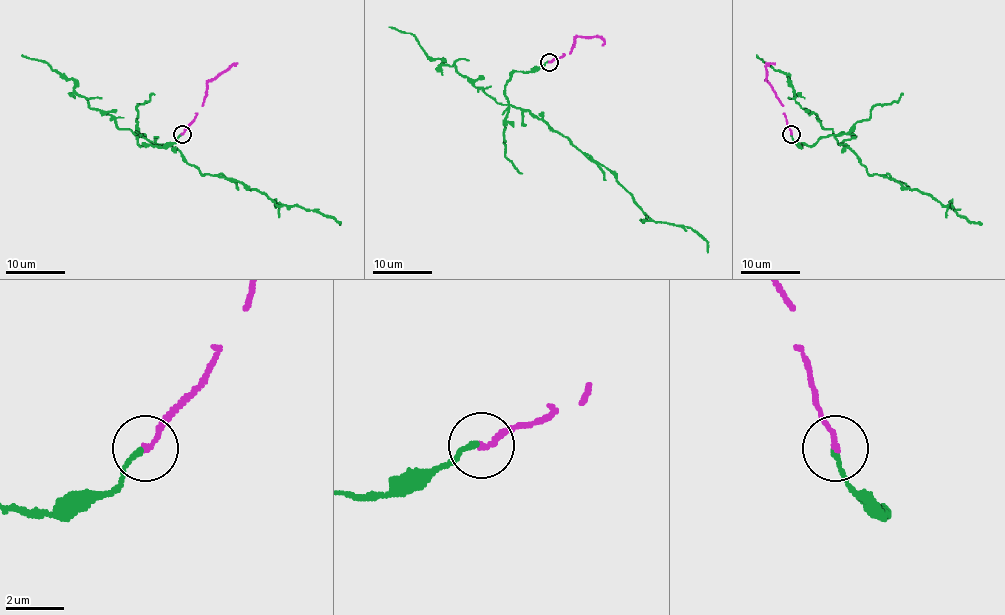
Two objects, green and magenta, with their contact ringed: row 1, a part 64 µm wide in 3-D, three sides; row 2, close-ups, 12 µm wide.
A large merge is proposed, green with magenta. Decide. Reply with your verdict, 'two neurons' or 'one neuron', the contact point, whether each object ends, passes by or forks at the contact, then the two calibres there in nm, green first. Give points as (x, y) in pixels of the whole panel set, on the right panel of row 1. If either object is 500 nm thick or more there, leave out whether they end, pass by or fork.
two neurons | (791, 134) | green ends | magenta ends | 180/170 nm

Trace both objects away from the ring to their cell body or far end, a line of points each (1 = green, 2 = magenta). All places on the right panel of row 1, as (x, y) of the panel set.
1: (791, 133), (801, 147), (831, 135), (870, 175), (931, 194), (981, 225)
2: (791, 133), (783, 105), (766, 80), (766, 67), (774, 62)

